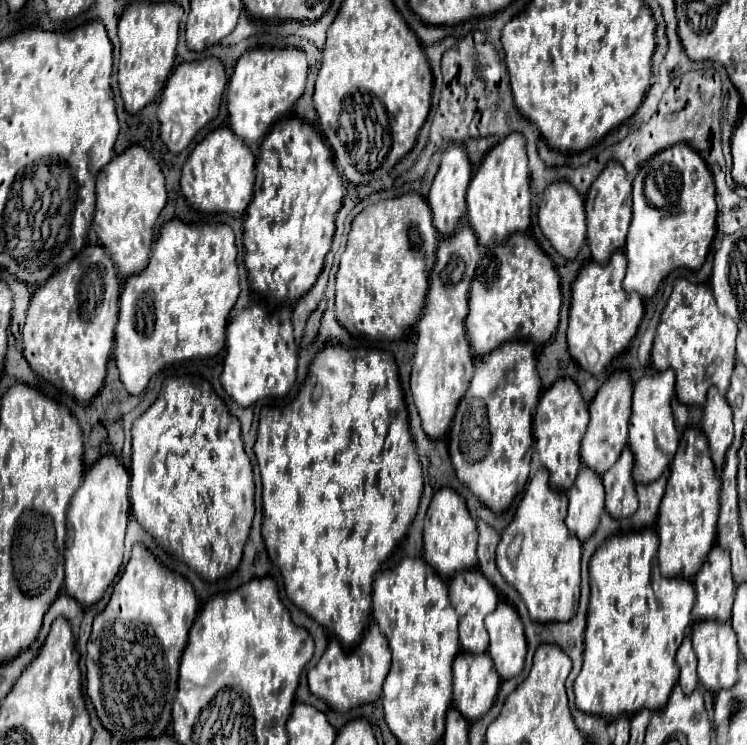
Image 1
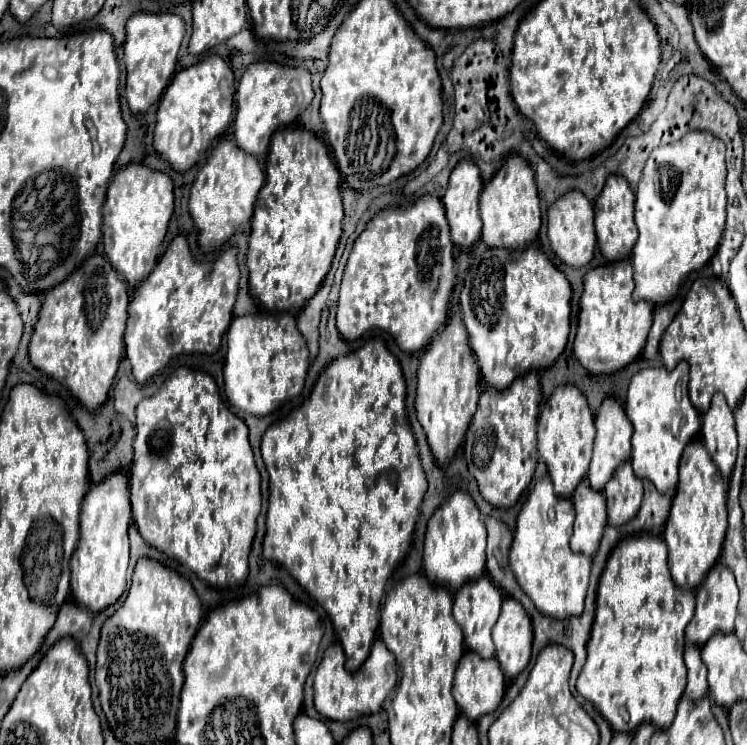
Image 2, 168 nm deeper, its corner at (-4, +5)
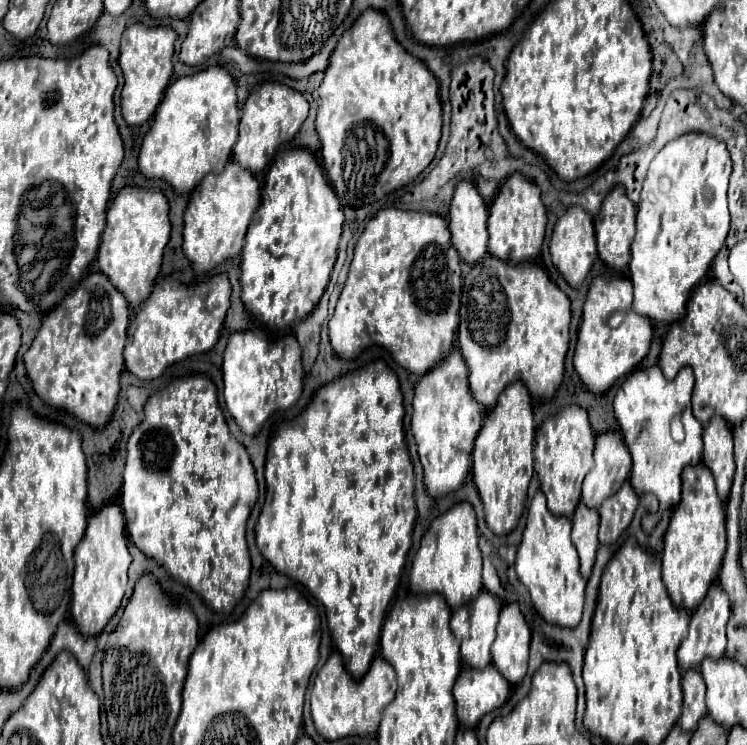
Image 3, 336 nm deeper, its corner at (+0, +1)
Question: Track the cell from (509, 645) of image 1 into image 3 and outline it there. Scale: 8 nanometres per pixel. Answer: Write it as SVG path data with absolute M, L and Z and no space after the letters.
M511 602L503 606L497 624L497 638L491 646L491 660L501 676L505 676L511 684L519 684L527 672L529 642L531 630L519 604Z

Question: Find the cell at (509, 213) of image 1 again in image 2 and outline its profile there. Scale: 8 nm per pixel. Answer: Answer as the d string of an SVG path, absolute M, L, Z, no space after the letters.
M509 156L501 170L485 184L481 192L481 220L483 242L491 248L527 248L537 240L537 232L541 228L541 208L535 172L527 160L521 156Z

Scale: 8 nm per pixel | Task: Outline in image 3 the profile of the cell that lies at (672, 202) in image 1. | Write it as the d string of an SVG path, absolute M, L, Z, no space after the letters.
M697 132L677 138L649 164L637 204L637 234L629 262L635 288L633 312L661 324L683 318L691 290L707 274L729 232L727 184L731 158L725 142Z

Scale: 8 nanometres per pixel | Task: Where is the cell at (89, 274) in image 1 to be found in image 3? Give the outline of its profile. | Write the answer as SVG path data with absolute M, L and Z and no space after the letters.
M93 272L69 292L43 324L25 352L25 368L39 398L65 408L81 422L103 428L117 404L119 376L123 372L123 346L129 326L129 302L103 272Z

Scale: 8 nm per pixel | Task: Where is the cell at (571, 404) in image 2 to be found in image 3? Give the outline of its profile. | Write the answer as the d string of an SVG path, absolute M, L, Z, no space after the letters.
M567 406L555 416L549 416L535 436L535 472L541 480L541 490L547 496L547 508L557 516L573 514L581 502L581 482L593 468L593 442L595 432L587 420L587 410L579 406Z

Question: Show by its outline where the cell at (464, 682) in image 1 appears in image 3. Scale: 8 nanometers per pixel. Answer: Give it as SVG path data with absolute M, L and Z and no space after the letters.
M493 664L483 670L463 668L453 686L459 724L475 728L487 712L499 708L507 700L509 690L509 682Z

